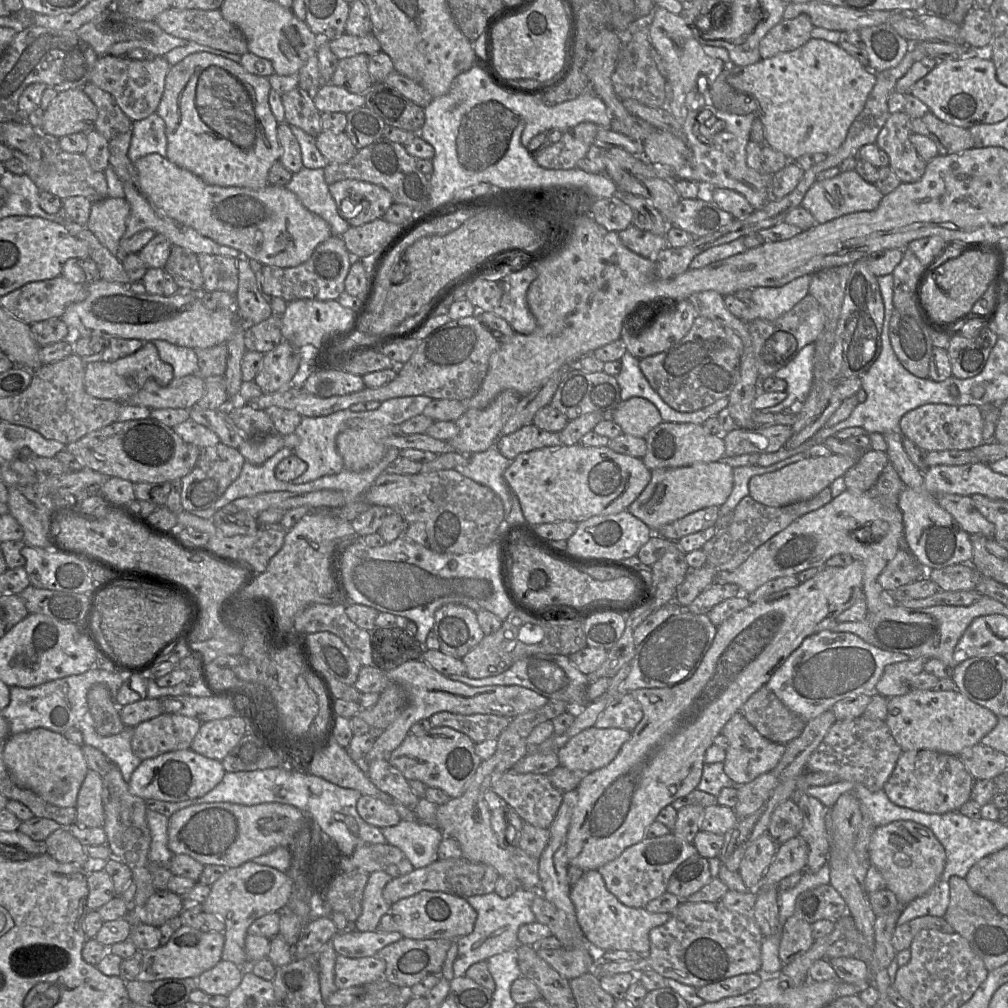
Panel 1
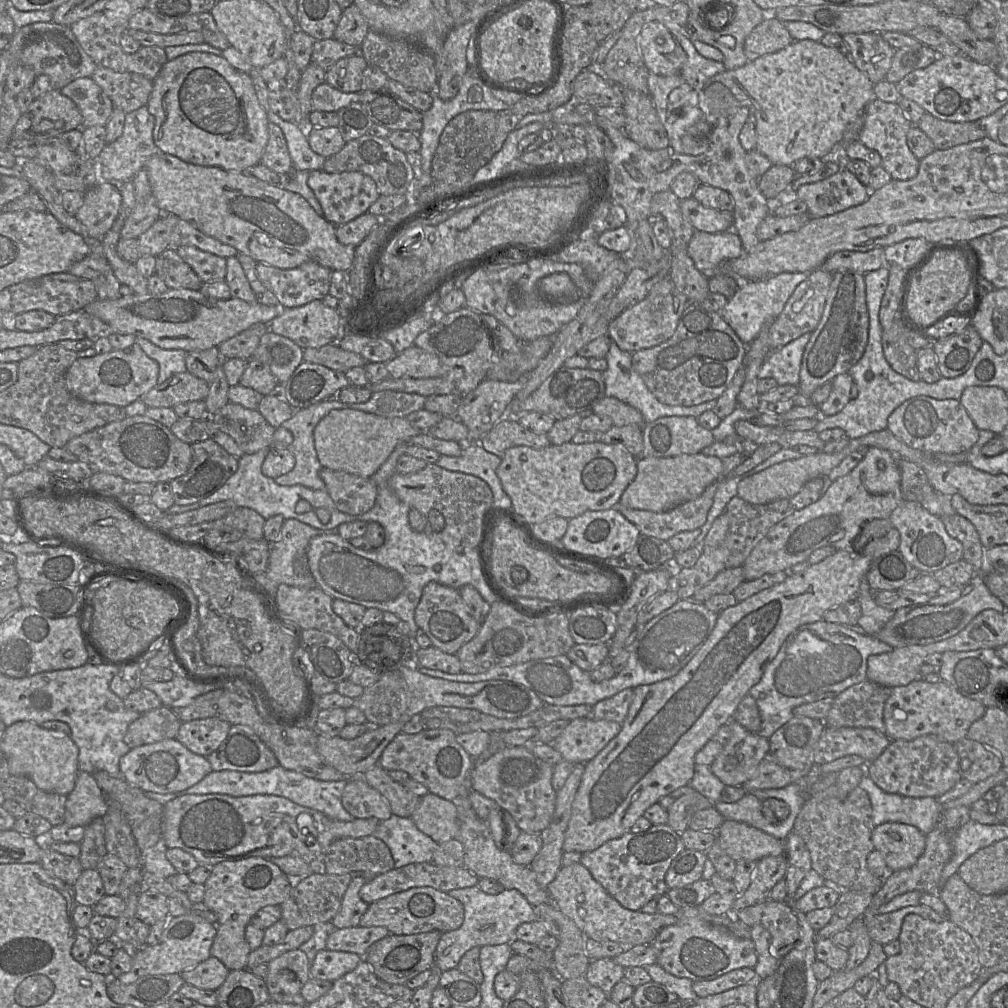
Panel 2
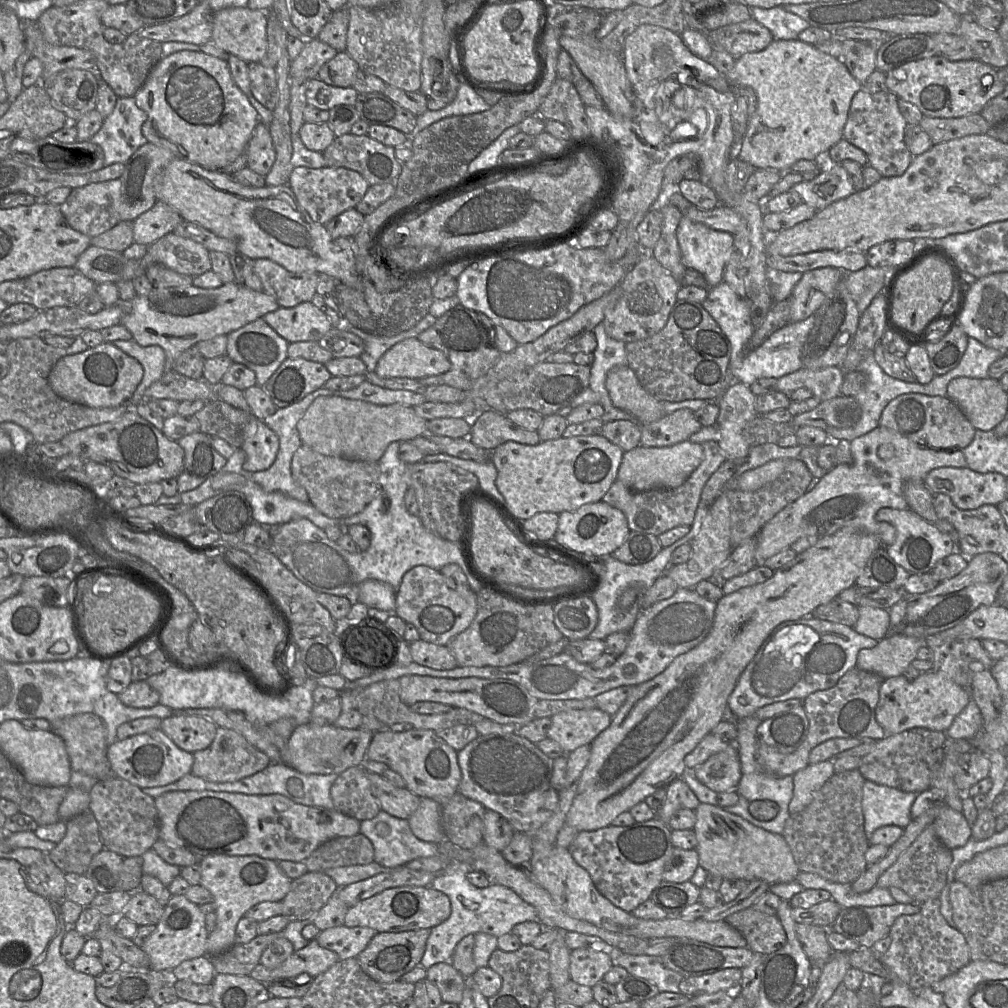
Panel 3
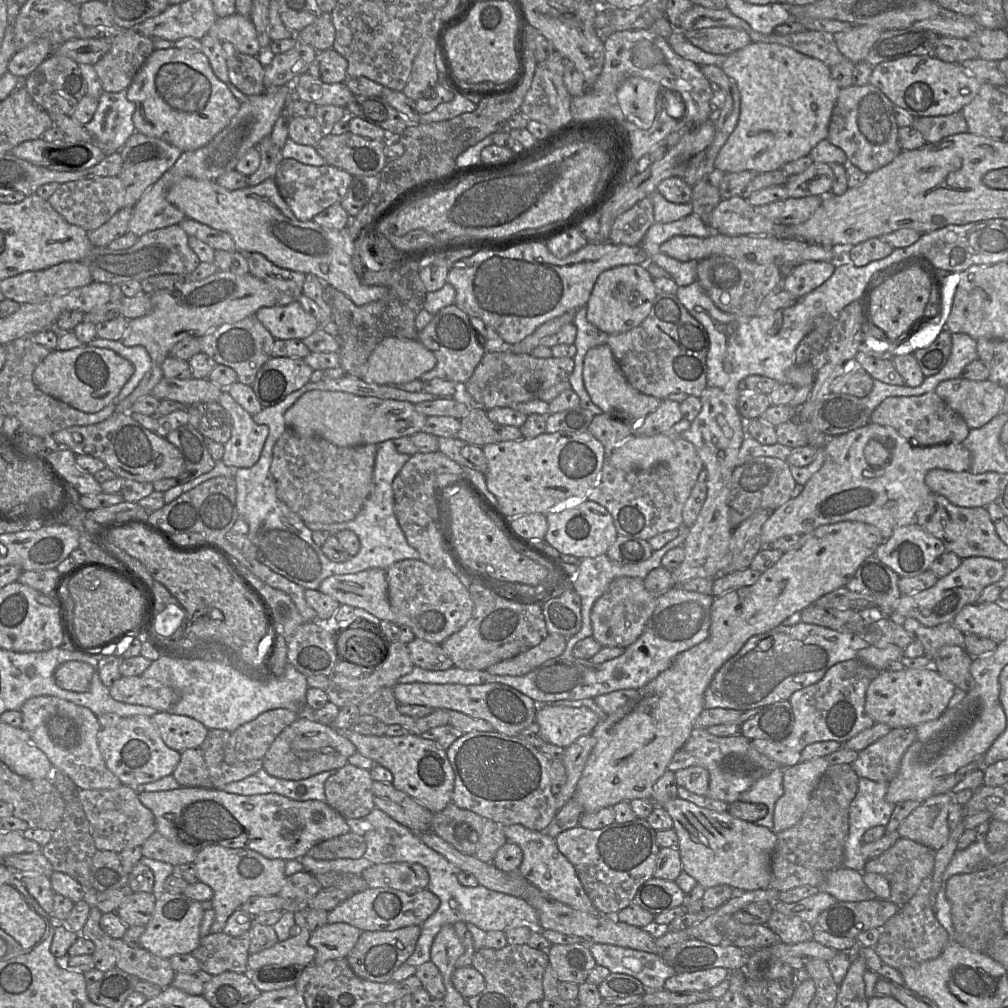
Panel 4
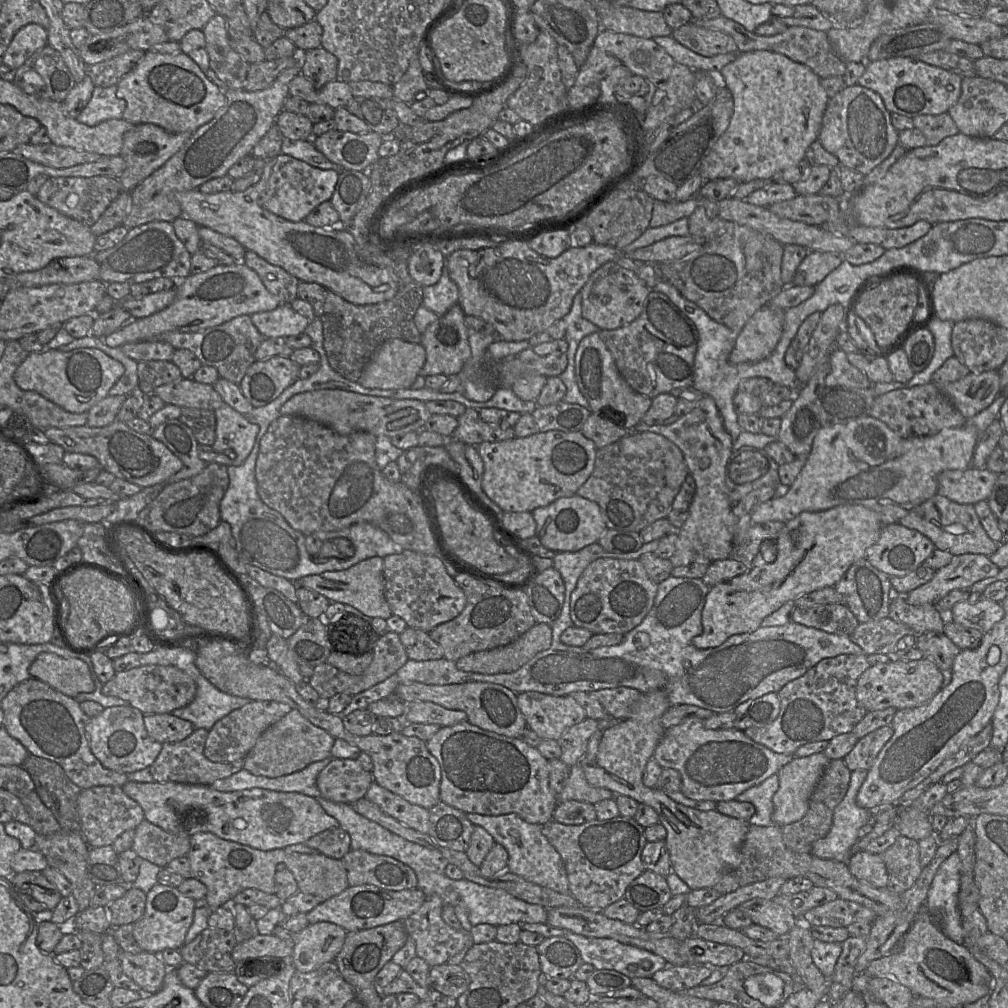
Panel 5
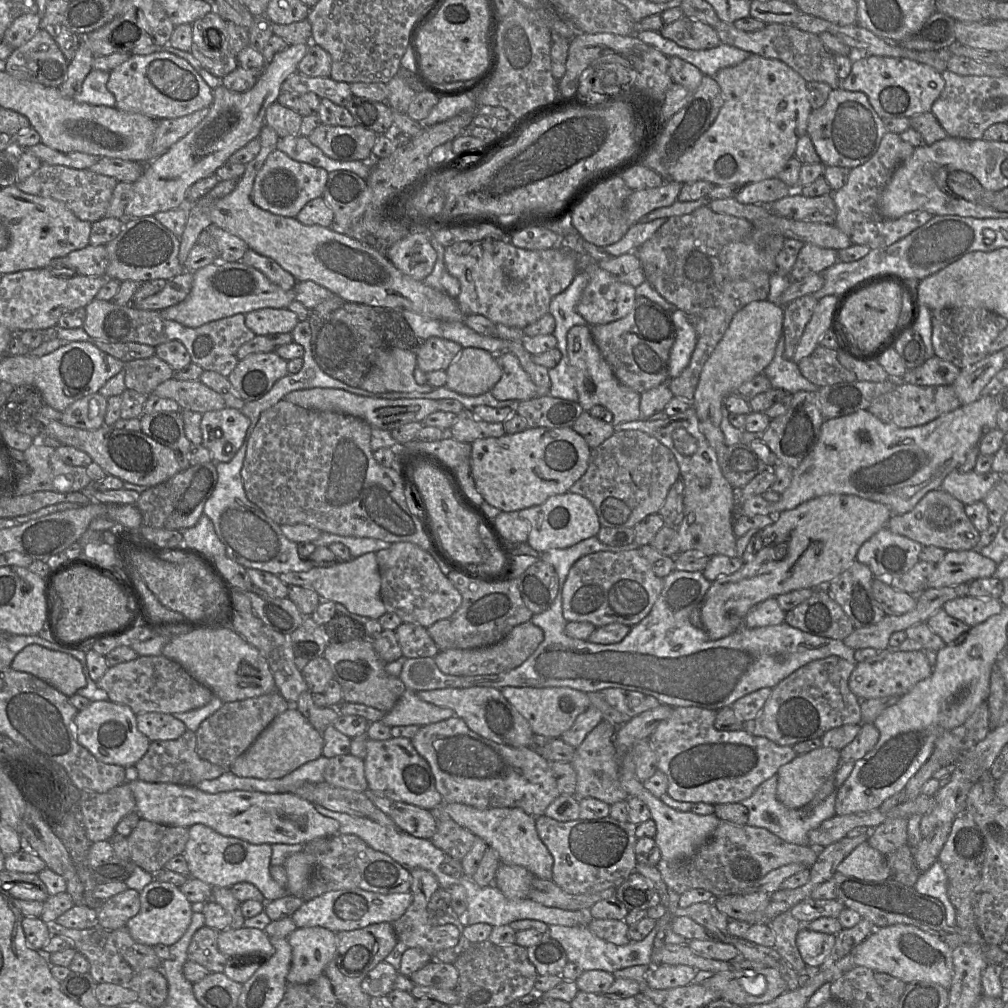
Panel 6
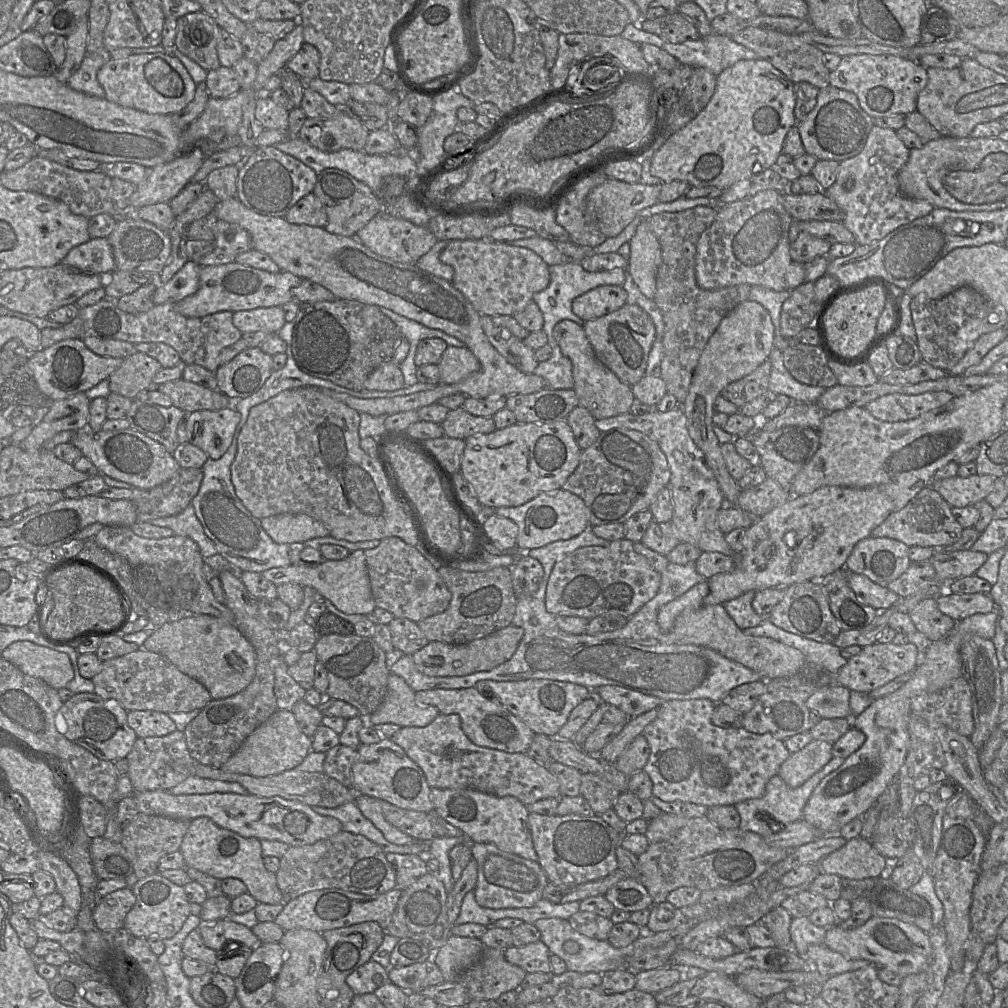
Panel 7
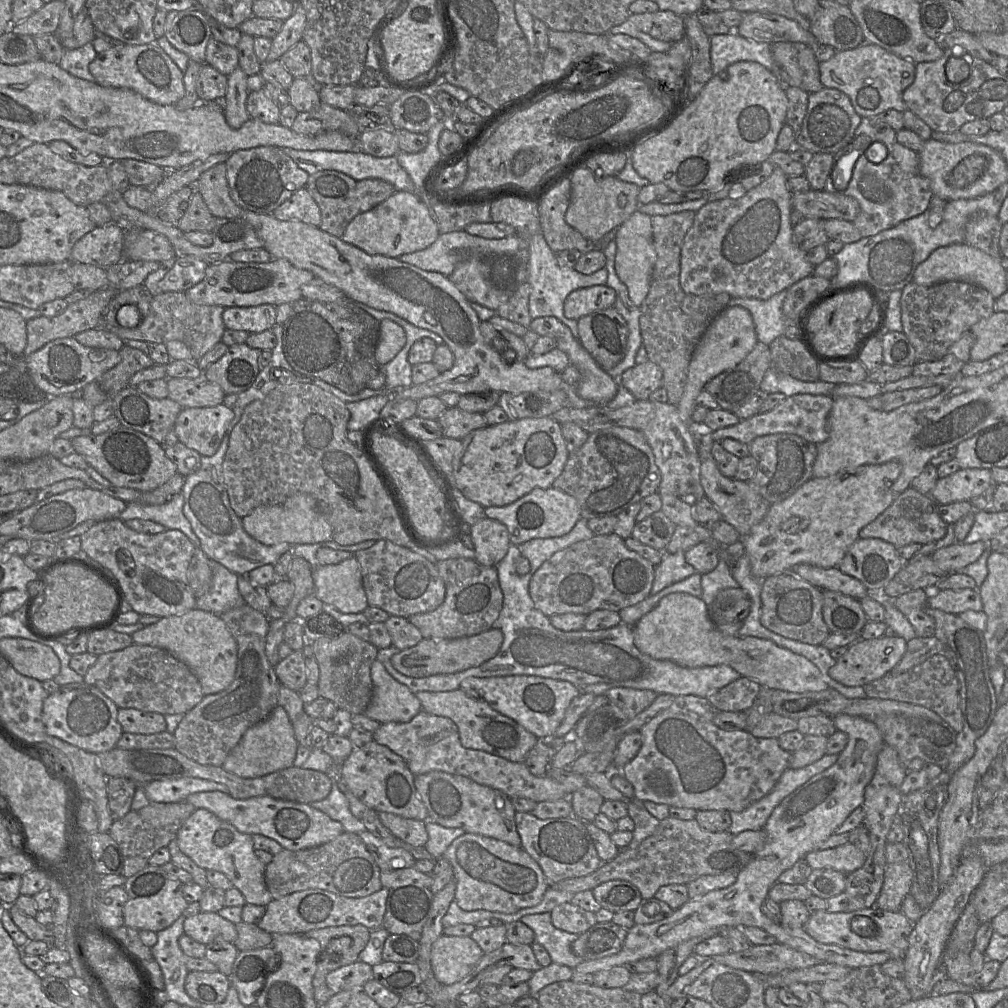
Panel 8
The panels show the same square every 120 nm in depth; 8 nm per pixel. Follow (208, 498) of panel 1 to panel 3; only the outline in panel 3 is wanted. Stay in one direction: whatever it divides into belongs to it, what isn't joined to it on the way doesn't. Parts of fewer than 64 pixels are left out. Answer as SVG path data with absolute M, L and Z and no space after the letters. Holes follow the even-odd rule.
M202 432L186 435L176 441L184 450L184 468L176 477L162 480L163 495L175 496L193 490L217 474L227 463Z

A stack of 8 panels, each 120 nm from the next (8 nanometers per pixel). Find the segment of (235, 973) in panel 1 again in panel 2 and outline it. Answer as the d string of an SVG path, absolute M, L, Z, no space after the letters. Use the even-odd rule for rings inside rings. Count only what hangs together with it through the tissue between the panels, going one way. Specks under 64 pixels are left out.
M210 956L207 960L180 975L187 984L200 989L216 991L224 983L229 972L219 959Z

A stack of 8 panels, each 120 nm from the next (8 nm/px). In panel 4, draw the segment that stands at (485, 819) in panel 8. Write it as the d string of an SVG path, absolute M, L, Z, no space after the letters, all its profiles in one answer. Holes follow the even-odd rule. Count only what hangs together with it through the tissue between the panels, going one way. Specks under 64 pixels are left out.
M520 824L502 826L502 830L507 840L517 844L523 852L518 869L521 876L556 901L583 912L599 913L585 892L574 866L558 849L553 837L544 831L531 830Z

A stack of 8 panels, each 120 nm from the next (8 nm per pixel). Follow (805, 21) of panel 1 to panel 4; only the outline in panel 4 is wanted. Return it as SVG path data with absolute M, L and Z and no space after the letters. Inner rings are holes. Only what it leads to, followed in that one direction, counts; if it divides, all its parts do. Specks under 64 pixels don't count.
M732 27L689 30L684 35L695 47L715 55L728 56L752 43L747 32Z

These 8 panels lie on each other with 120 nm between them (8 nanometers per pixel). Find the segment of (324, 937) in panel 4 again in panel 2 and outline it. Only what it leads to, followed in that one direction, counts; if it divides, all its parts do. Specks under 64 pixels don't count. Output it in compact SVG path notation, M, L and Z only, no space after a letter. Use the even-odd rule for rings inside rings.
M385 927L334 928L326 940L326 949L355 953L364 958L373 943L390 934Z

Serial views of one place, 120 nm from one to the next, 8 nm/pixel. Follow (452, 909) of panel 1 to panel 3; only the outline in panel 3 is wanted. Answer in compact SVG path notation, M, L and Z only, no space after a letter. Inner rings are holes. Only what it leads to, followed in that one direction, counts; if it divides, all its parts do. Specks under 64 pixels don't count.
M403 886L386 889L349 907L344 919L347 927L369 927L377 932L405 932L432 929L451 914L447 895L429 887Z

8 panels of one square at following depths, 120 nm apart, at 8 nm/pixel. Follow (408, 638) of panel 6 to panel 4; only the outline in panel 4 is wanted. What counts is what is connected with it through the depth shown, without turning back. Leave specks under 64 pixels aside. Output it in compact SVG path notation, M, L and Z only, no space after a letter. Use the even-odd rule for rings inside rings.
M415 637L406 644L414 666L426 670L447 670L453 665L447 653L438 644Z

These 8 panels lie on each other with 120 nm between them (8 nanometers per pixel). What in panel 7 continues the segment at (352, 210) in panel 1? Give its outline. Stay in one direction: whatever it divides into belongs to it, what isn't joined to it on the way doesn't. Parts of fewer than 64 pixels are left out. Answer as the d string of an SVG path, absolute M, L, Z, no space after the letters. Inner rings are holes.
M275 146L259 147L239 169L237 197L243 205L259 214L284 217L302 197L313 192L316 180L317 173L298 159Z

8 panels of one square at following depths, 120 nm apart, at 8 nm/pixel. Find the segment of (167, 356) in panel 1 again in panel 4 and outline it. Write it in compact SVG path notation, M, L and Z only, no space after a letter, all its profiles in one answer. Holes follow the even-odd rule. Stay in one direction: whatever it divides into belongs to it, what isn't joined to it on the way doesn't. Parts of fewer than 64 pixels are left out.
M99 337L83 345L110 349L133 364L134 373L112 401L115 405L126 398L138 386L143 376L152 366L147 350L140 345L128 347L123 345L120 340L108 340Z

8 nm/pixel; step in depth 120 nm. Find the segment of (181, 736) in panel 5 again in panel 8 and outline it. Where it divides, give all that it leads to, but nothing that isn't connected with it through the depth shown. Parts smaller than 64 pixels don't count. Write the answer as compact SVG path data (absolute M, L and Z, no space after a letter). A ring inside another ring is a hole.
M119 708L117 720L125 733L155 734L167 728L164 715L134 708Z

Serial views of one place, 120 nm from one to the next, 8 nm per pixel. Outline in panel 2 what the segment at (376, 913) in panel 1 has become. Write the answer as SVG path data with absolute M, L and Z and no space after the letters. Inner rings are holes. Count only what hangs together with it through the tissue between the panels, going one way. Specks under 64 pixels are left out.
M353 875L341 903L341 907L331 924L334 928L349 928L359 926L363 914L369 907L360 897L360 889L368 881L361 875Z

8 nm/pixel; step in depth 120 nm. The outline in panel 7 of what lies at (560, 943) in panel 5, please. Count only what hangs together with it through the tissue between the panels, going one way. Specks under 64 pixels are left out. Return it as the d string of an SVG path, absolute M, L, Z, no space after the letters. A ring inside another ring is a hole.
M541 940L522 947L511 946L504 950L505 959L527 973L551 972L551 951Z

